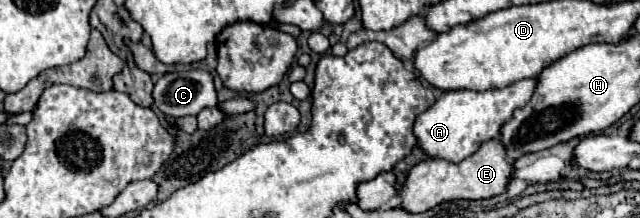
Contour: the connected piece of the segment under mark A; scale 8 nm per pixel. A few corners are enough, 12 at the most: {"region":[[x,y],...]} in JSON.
{"region":[[535,80],[449,90],[417,116],[429,158],[461,162],[523,108]]}

